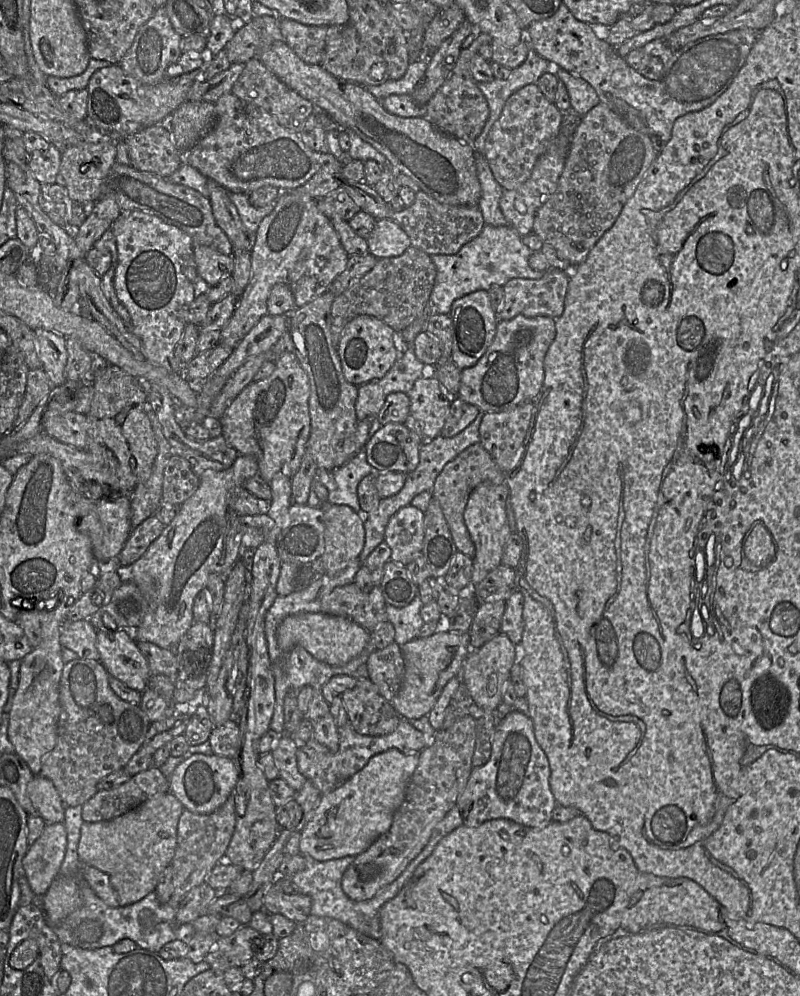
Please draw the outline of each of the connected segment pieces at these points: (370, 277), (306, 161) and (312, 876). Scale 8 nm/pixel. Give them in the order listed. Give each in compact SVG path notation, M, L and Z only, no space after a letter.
M414 246L400 256L377 259L375 266L332 304L331 335L336 348L345 326L360 315L375 317L401 333L428 309L436 274L431 256Z
M232 93L224 94L214 103L214 105L217 115L217 121L214 128L206 136L204 136L193 148L188 150L187 152L182 152L182 162L183 164L187 164L195 168L206 178L215 181L217 184L225 188L228 192L250 194L261 187L267 186L276 187L280 189L282 192L294 190L306 184L312 178L312 176L316 174L324 165L329 164L331 162L339 161L344 166L344 164L348 161L348 159L350 159L346 154L344 155L344 157L336 158L331 154L324 154L311 150L303 143L303 141L301 140L300 136L297 133L292 132L283 127L282 125L280 125L276 120L276 118L271 114L269 114L267 111L265 111L263 108L258 107L256 105L248 104L237 98Z
M455 805L435 826L425 847L419 855L409 863L406 869L393 882L380 889L372 898L365 901L358 902L351 900L344 893L341 886L343 874L353 862L355 858L353 856L318 861L309 854L302 854L305 861L305 868L288 879L294 884L295 893L304 894L311 898L310 914L337 919L366 936L380 940L379 914L381 907L401 891L414 874L416 868L432 854L441 839L461 825L463 825L463 818L459 808Z

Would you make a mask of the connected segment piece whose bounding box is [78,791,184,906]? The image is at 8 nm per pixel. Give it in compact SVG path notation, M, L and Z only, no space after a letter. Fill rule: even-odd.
M169 792L156 794L112 820L84 822L78 845L79 858L105 872L118 895L119 906L136 903L156 890L164 870L172 862L182 803Z

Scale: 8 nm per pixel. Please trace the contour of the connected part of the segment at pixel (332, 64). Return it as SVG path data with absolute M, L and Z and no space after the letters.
M348 23L328 27L324 56L320 65L334 77L363 87L380 85L390 79L385 60L367 49L355 27Z

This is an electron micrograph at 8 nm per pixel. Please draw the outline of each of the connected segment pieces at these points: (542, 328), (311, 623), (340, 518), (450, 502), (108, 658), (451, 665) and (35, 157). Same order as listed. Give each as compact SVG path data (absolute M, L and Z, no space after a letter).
M549 316L499 320L496 333L485 354L472 367L461 371L458 396L477 406L481 413L502 412L525 402L533 402L544 380L544 358L556 334Z
M306 612L284 618L277 627L276 639L282 653L289 653L296 646L301 646L318 661L339 666L355 658L364 649L371 639L371 632L345 617Z
M315 479L311 490L314 490L318 498L323 502L321 508L324 513L324 551L323 554L310 565L315 573L315 578L326 573L335 576L343 571L350 562L357 560L364 546L365 529L363 514L355 512L347 505L336 505L328 502L328 490Z
M480 443L469 446L448 462L435 480L431 490L433 498L441 505L457 550L470 558L473 558L475 554L475 545L464 522L464 511L470 493L483 482L503 484L505 480L506 474L498 468L491 455Z
M98 630L96 647L99 661L109 675L136 691L147 688L151 676L149 665L132 633Z
M441 627L428 637L417 637L399 646L404 660L404 676L391 704L401 718L418 719L429 714L447 682L462 671L464 659L472 649L469 633L450 632Z
M54 146L29 154L28 168L42 186L58 182L62 152Z

